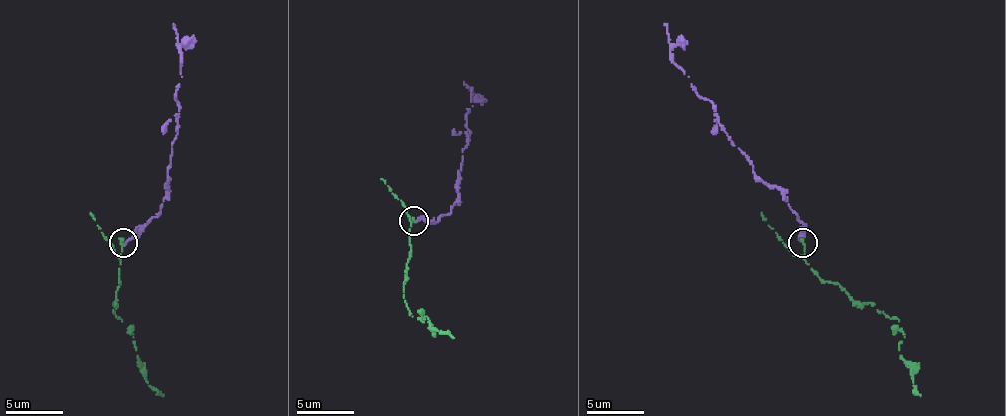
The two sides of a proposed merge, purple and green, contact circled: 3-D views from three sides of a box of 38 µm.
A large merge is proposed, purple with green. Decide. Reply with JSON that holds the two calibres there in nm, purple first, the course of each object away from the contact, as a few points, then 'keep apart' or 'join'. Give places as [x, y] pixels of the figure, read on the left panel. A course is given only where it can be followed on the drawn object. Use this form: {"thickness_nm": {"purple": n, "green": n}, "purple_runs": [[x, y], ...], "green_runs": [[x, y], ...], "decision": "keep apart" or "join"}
{"thickness_nm": {"purple": 260, "green": 280}, "purple_runs": [[124, 245], [161, 210], [167, 193], [169, 159], [178, 130], [175, 93], [181, 76], [178, 33], [172, 24]], "green_runs": [[124, 242], [118, 279], [121, 282], [115, 302], [112, 302], [118, 319], [132, 333], [147, 382], [164, 396]], "decision": "keep apart"}

